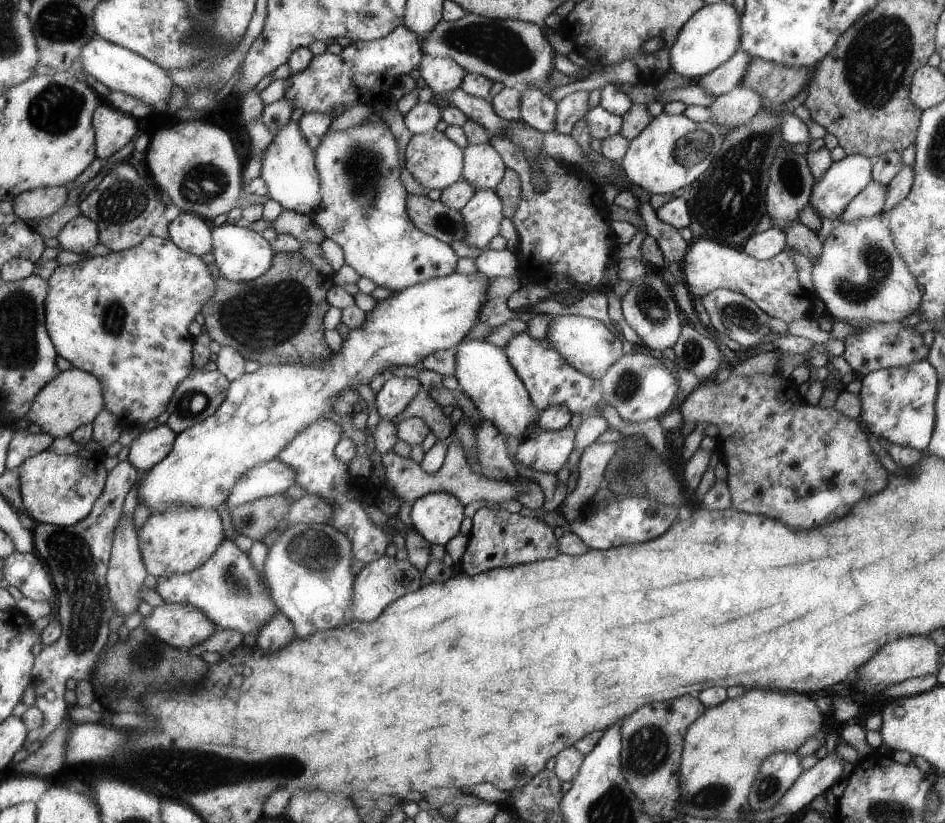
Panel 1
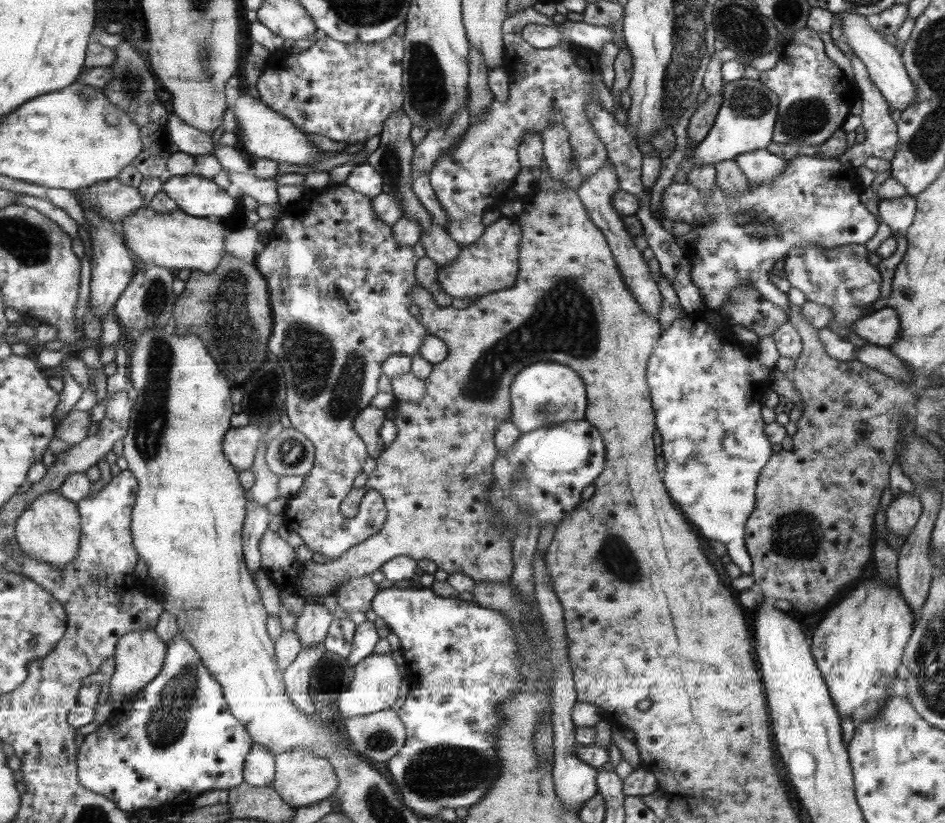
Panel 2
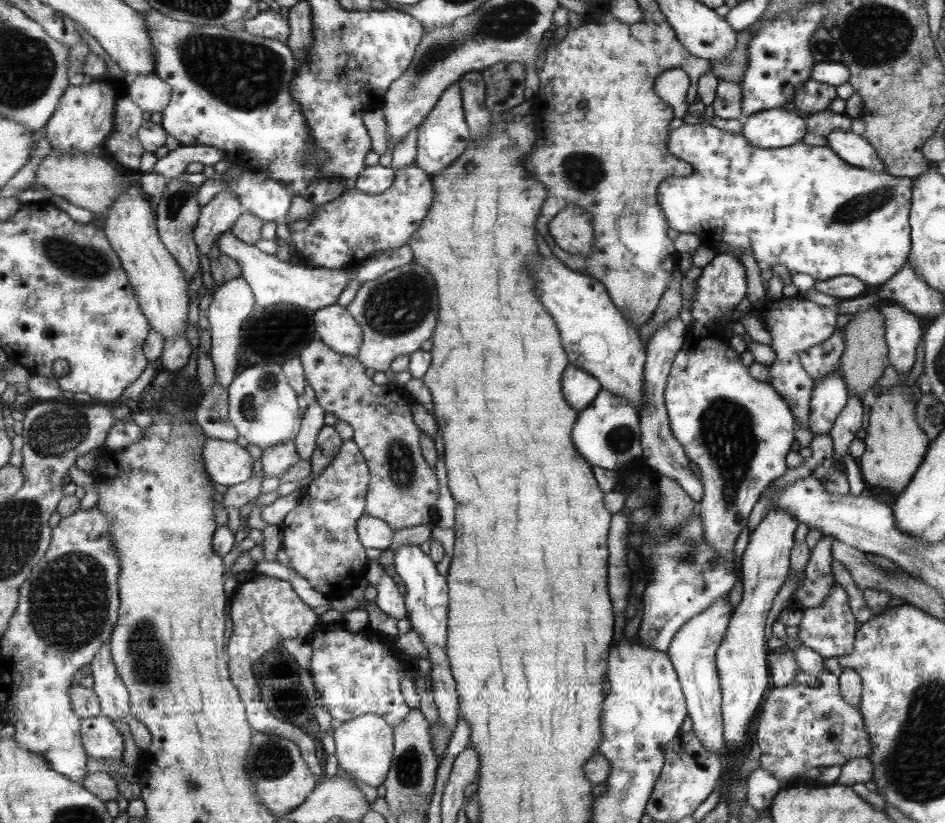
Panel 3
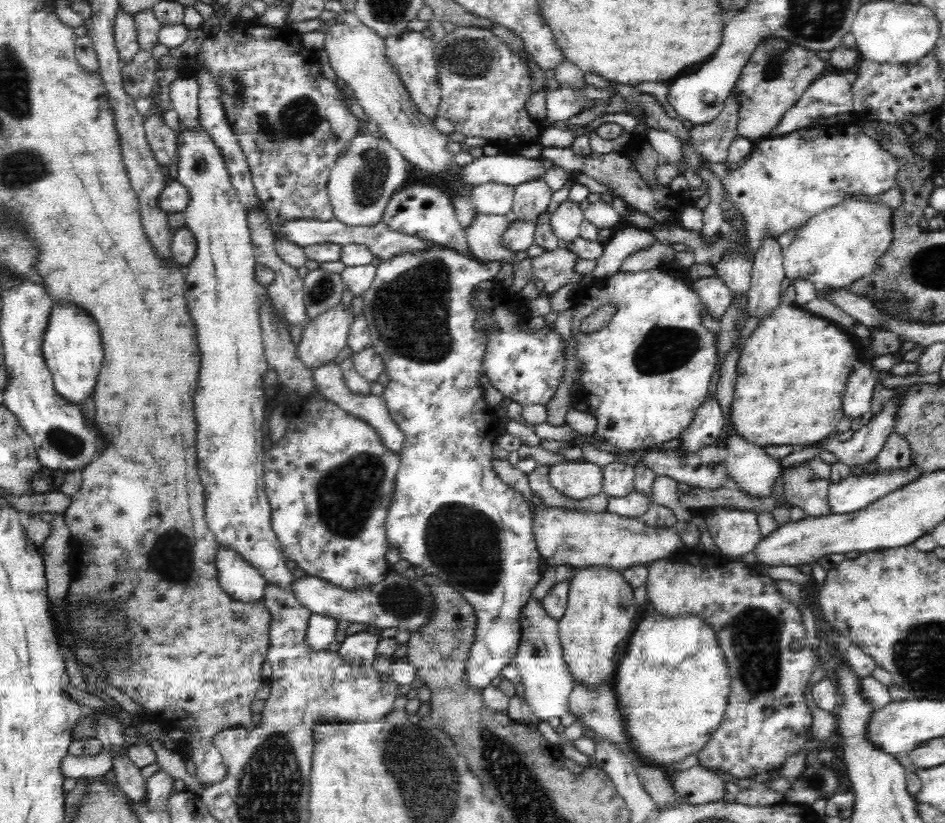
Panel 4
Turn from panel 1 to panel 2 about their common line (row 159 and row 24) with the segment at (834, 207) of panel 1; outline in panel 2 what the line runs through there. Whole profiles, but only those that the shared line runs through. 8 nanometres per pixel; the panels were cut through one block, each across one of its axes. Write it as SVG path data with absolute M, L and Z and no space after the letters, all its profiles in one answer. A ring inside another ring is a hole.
M842 12L839 15L841 16L844 41L852 47L856 56L860 57L860 60L866 64L870 78L882 96L885 96L889 105L900 113L904 112L908 106L914 104L916 87L914 87L913 80L910 79L900 49L890 44L882 34L879 34L878 30L873 30L866 16L856 12Z

